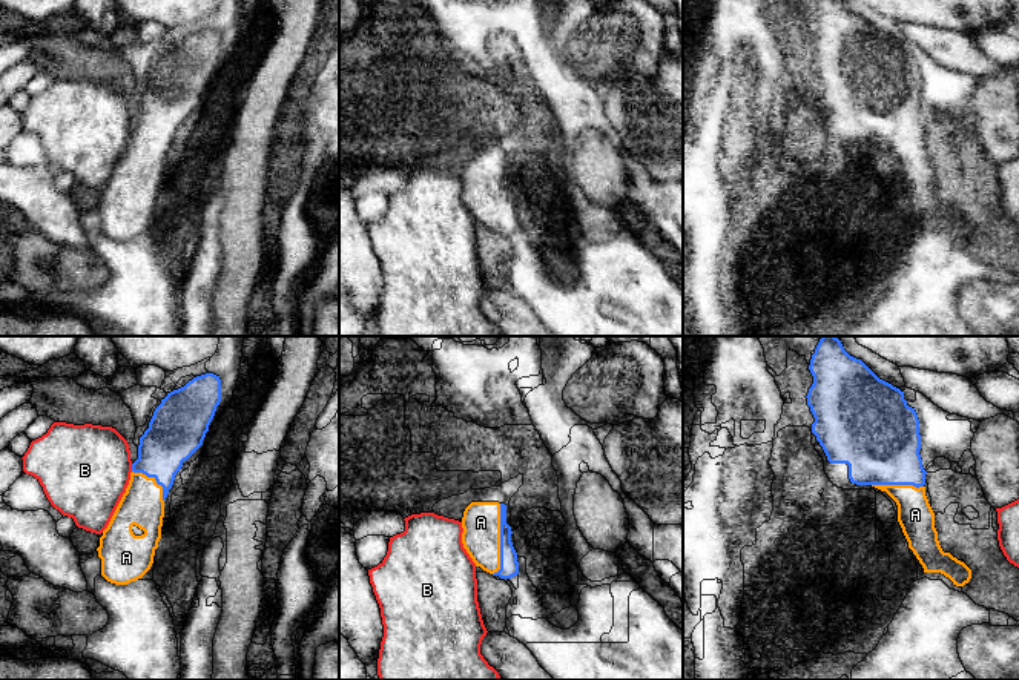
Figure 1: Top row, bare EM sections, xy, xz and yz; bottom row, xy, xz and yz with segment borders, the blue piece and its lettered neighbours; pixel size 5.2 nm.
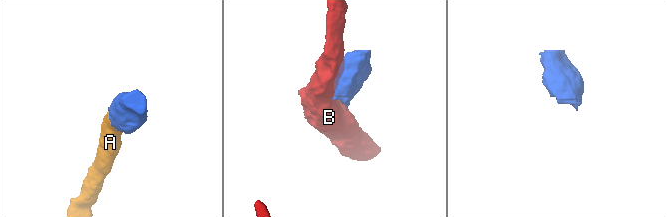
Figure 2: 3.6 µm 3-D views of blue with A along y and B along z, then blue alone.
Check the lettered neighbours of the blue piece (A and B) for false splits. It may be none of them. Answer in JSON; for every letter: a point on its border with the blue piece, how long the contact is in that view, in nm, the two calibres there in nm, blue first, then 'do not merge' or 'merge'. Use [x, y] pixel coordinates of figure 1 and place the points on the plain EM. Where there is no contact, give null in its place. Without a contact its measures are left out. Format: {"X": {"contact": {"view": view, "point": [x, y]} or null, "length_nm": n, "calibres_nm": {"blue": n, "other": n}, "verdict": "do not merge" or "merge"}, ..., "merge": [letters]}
{"A": {"contact": {"view": "xz", "point": [501, 195]}, "length_nm": 380, "calibres_nm": {"blue": 100, "other": 200}, "verdict": "merge"}, "B": {"contact": {"view": "xy", "point": [132, 123]}, "length_nm": 40, "calibres_nm": {"blue": 260, "other": 480}, "verdict": "do not merge"}, "merge": ["A"]}

